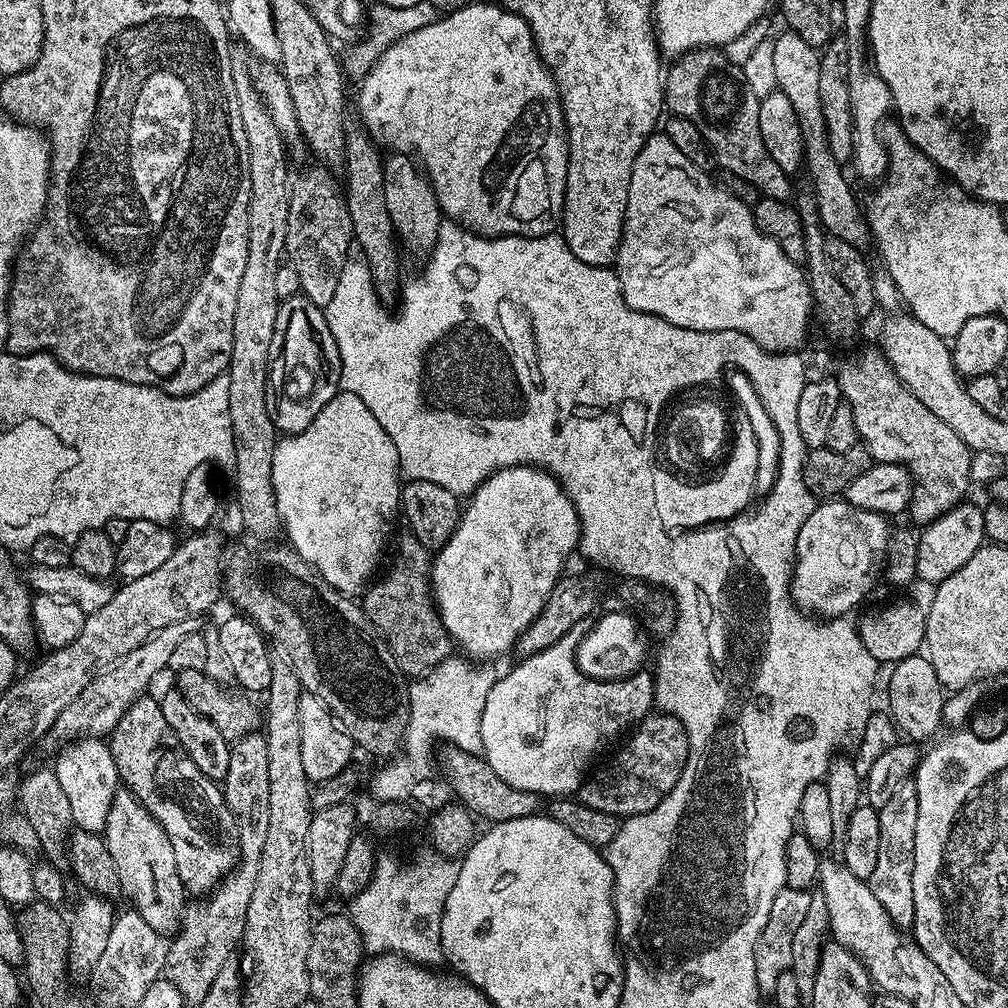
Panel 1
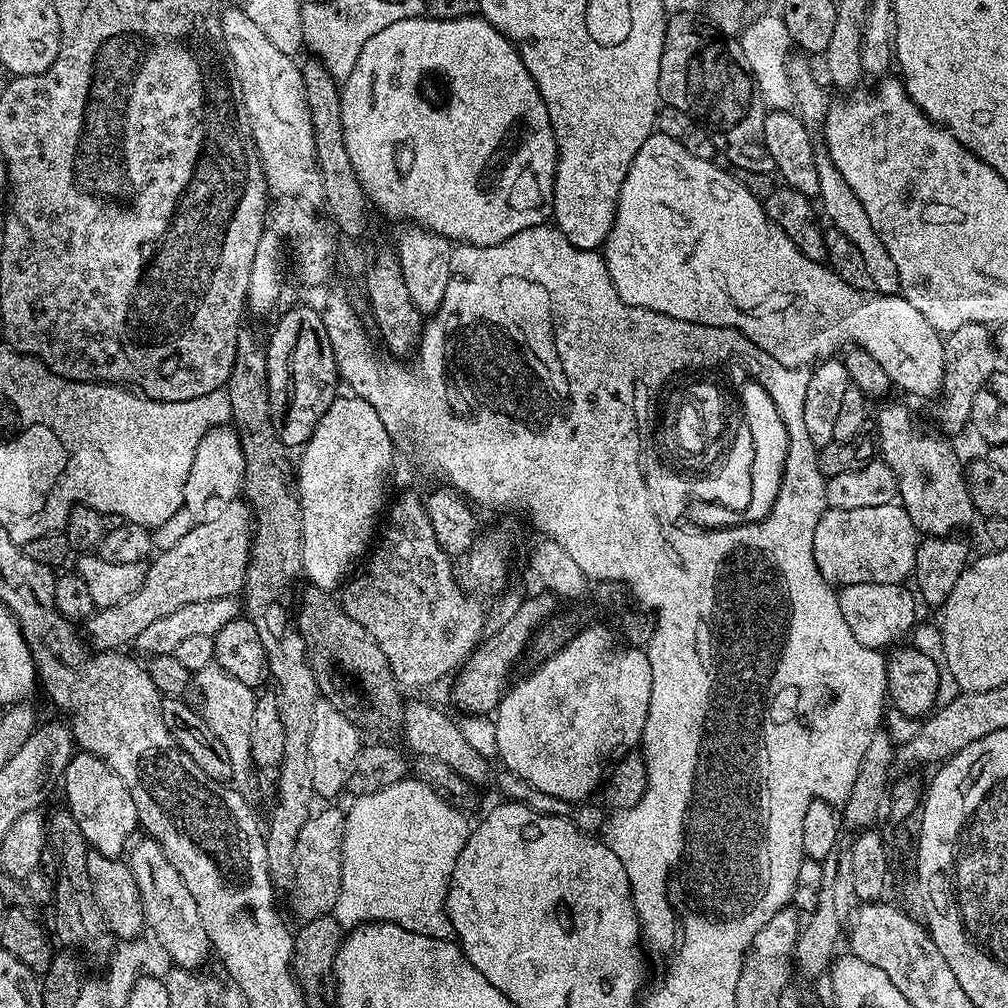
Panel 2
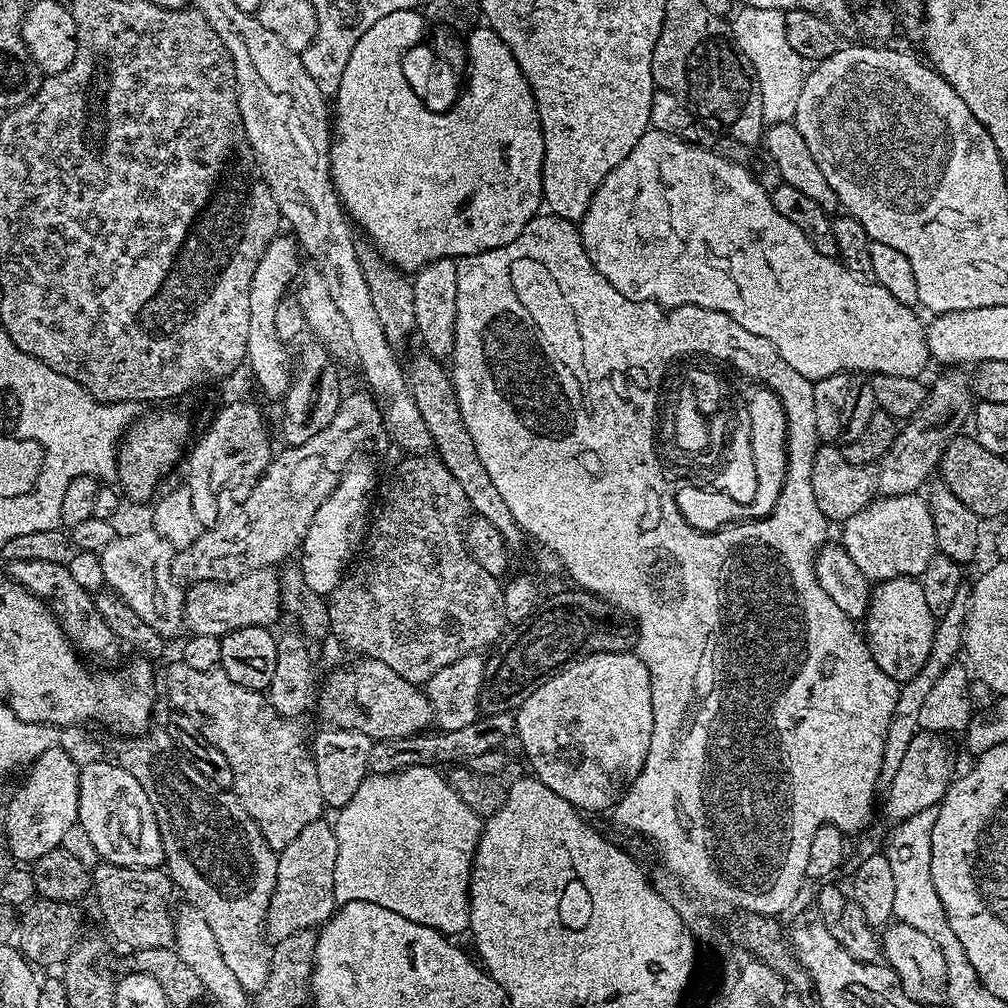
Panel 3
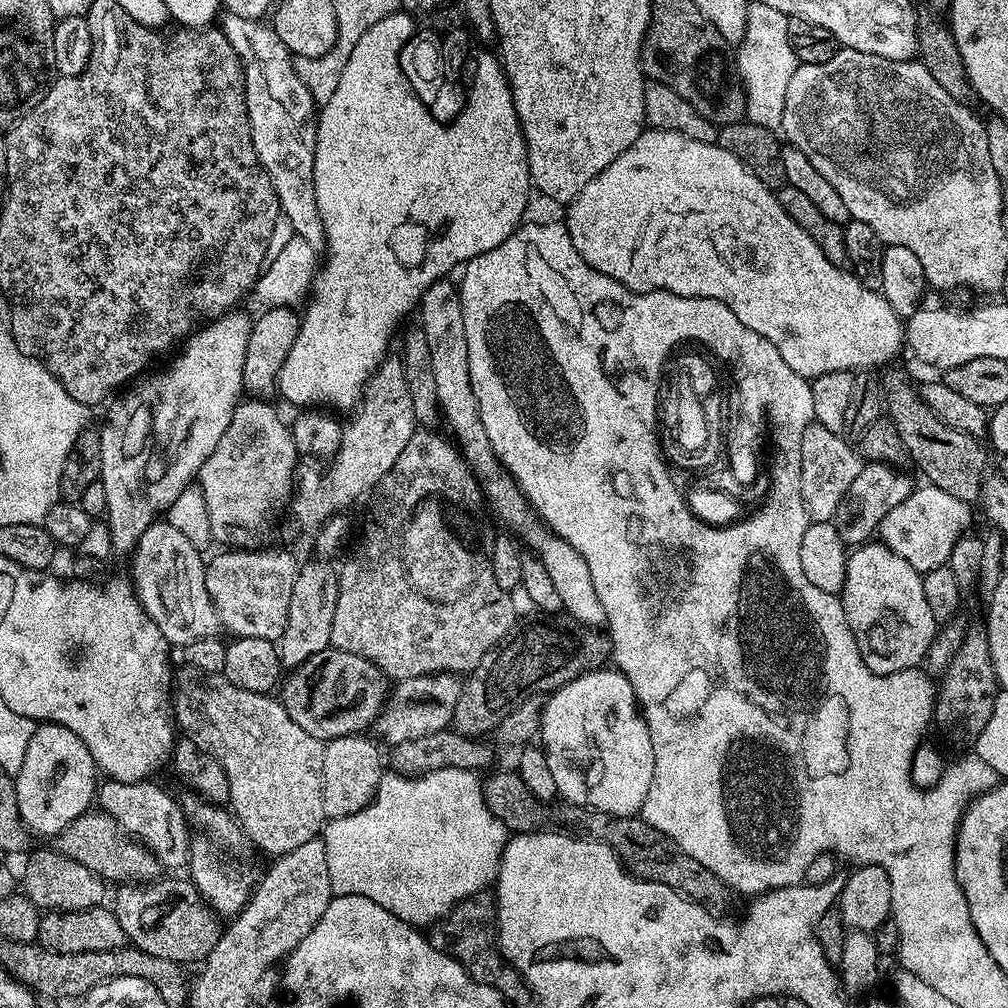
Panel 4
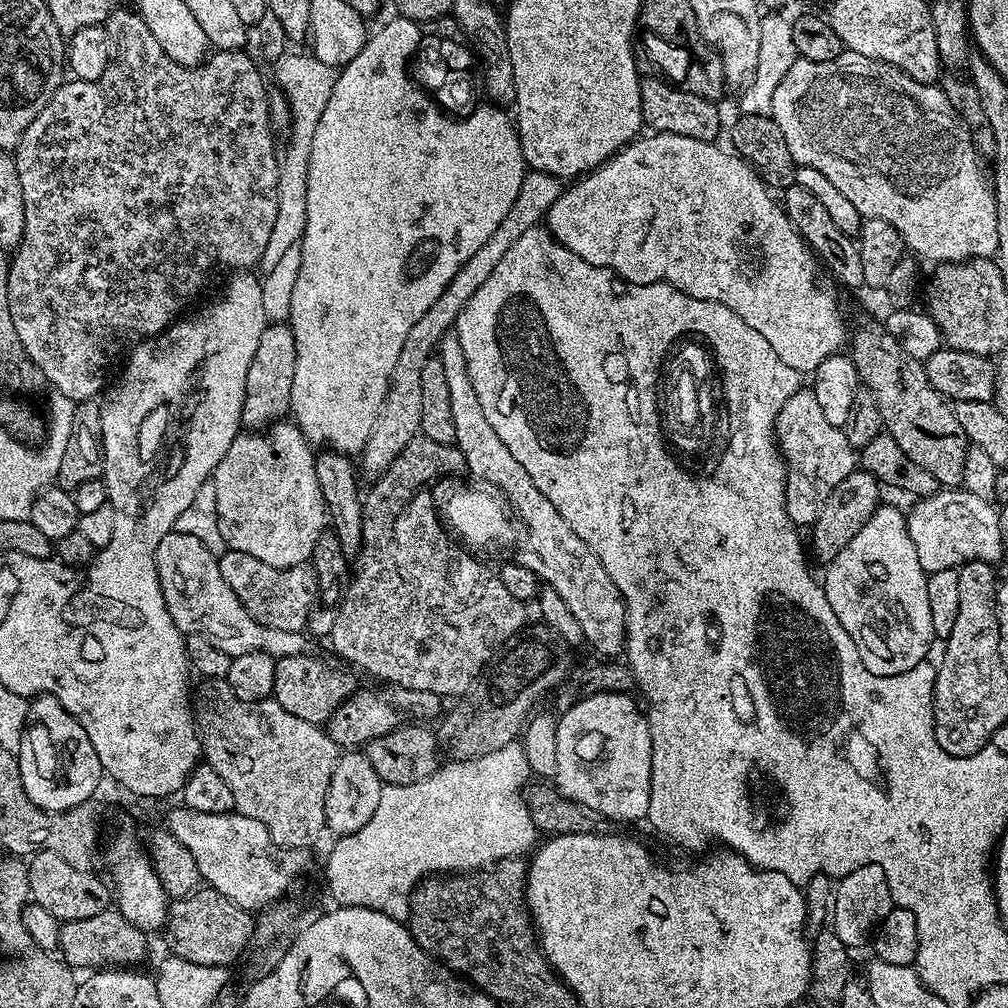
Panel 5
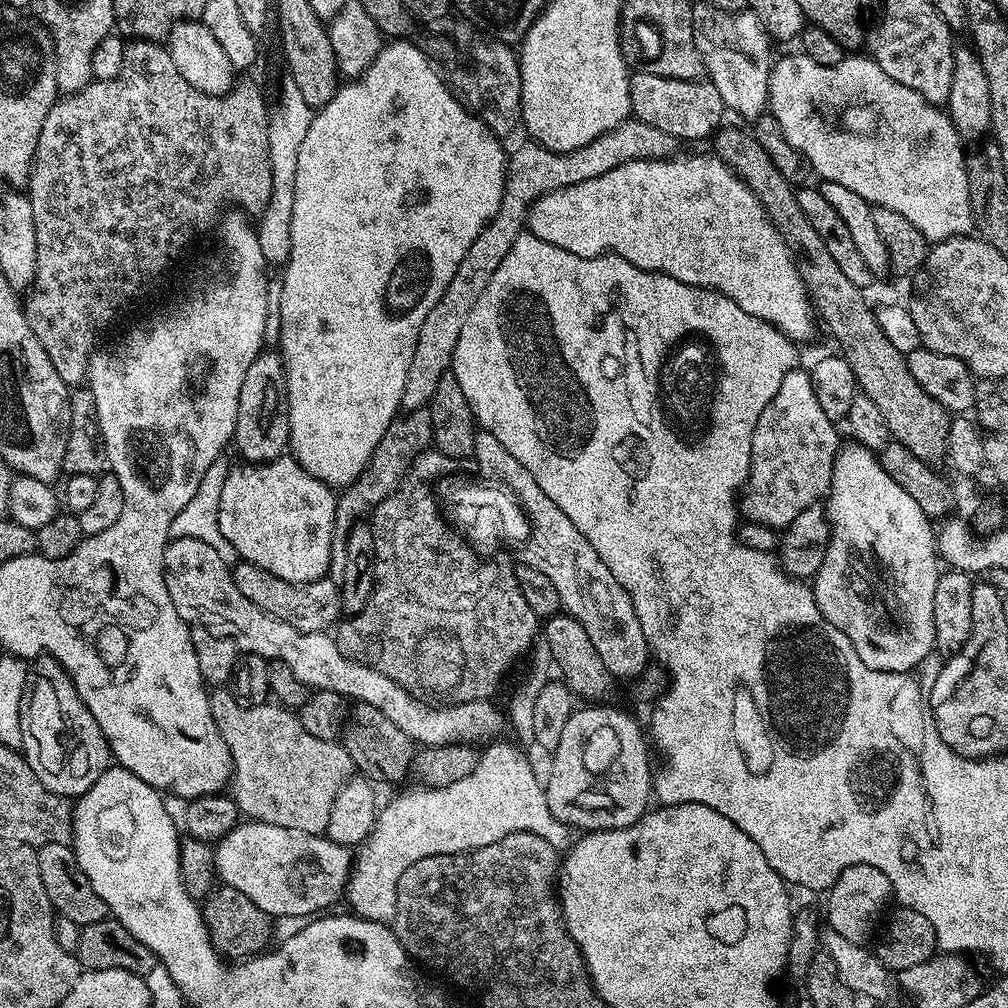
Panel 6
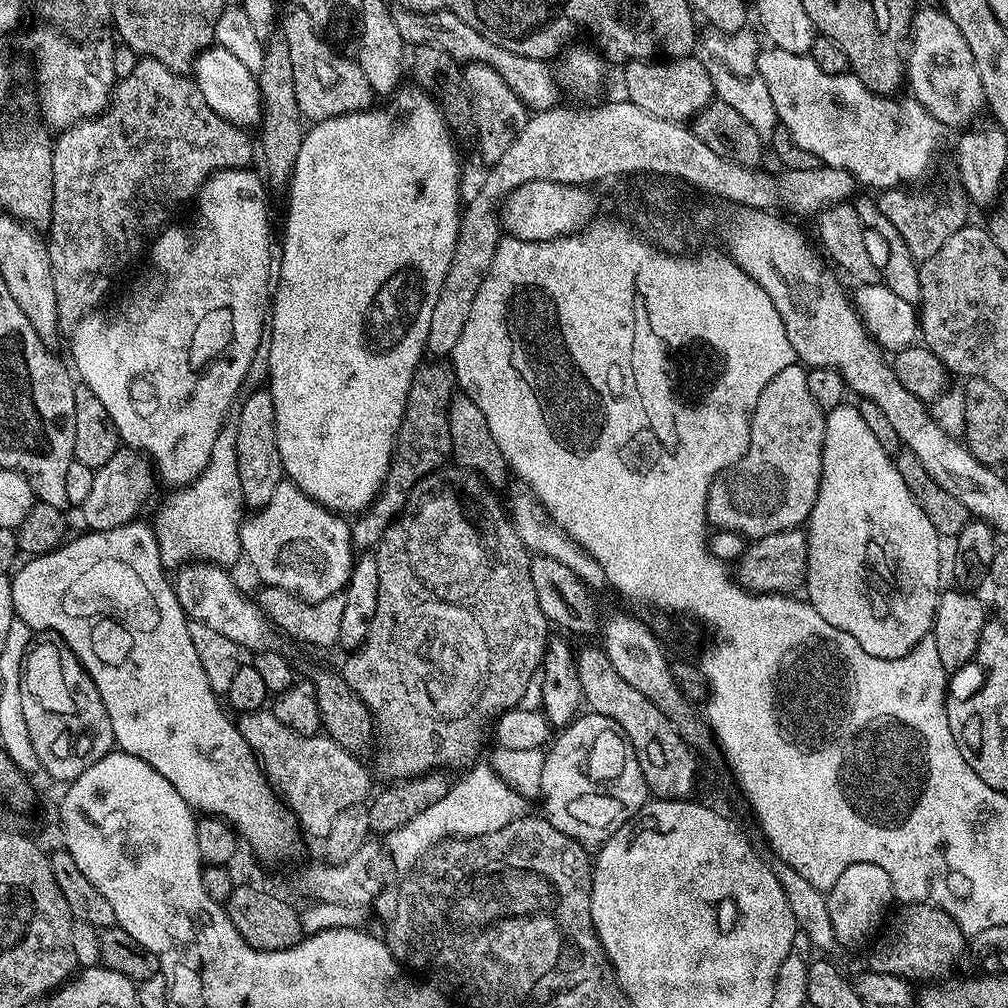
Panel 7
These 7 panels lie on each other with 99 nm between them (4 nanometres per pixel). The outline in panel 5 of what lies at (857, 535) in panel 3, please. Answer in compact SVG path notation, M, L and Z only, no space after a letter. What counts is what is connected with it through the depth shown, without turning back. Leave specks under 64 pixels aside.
M937 490L932 496L917 499L913 504L916 505L912 513L909 511L906 516L908 533L925 572L959 569L971 560L999 562L1005 559L1006 543L999 528L1000 513L992 500L983 500L966 490Z

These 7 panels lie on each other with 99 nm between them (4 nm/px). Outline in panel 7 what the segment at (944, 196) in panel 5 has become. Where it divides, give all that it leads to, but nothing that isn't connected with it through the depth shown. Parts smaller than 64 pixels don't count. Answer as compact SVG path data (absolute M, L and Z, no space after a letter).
M771 46L765 47L763 51L761 51L760 55L757 56L756 61L758 62L758 70L762 70L762 78L766 82L766 90L770 90L770 98L774 98L774 106L776 107L776 113L778 114L778 118L780 119L780 124L783 126L785 130L788 131L792 136L792 143L799 146L802 150L810 150L810 154L814 154L820 160L821 165L825 168L837 168L838 170L846 170L850 175L852 175L853 180L856 181L857 185L863 186L864 184L868 188L876 188L875 190L883 190L886 188L898 188L901 186L912 186L915 180L920 180L924 175L928 172L928 167L932 164L932 159L935 158L936 155L940 152L940 139L943 138L944 132L946 133L945 125L939 124L938 121L934 118L934 114L930 114L924 107L920 105L917 100L911 98L905 98L905 100L896 100L900 98L893 98L892 96L878 96L875 92L872 92L864 85L857 76L851 75L848 72L840 73L840 74L826 74L825 71L820 70L818 66L812 60L810 55L799 56L798 54L790 54L786 50L782 50L781 48L773 48Z

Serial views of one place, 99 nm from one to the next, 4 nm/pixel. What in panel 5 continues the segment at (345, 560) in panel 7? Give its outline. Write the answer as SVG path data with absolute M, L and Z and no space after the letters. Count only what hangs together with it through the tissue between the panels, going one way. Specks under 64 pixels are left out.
M277 422L263 434L236 436L230 450L226 450L226 458L222 458L222 462L218 462L218 466L212 471L210 483L214 486L218 498L218 526L222 530L222 538L227 542L231 551L251 554L254 558L258 558L258 562L266 562L266 566L274 566L275 568L298 568L311 561L314 546L320 535L326 530L326 509L318 482L318 474L316 473L316 456L314 455L313 445L309 444L308 439L300 433L300 429L296 427L295 423Z

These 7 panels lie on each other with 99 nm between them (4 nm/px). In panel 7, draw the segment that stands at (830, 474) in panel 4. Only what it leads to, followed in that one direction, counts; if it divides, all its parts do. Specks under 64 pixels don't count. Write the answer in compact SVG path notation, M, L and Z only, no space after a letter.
M796 363L786 366L786 368L788 372L784 372L784 412L758 412L754 410L752 425L750 426L750 442L746 454L741 460L734 462L727 470L714 477L708 488L706 510L708 511L709 525L716 530L734 531L749 541L760 540L766 534L778 534L782 530L800 528L807 521L808 515L812 513L812 507L818 498L818 486L822 478L822 442L824 441L824 417L826 414L810 395L810 385L806 383L808 368L804 367L800 372L796 372Z

